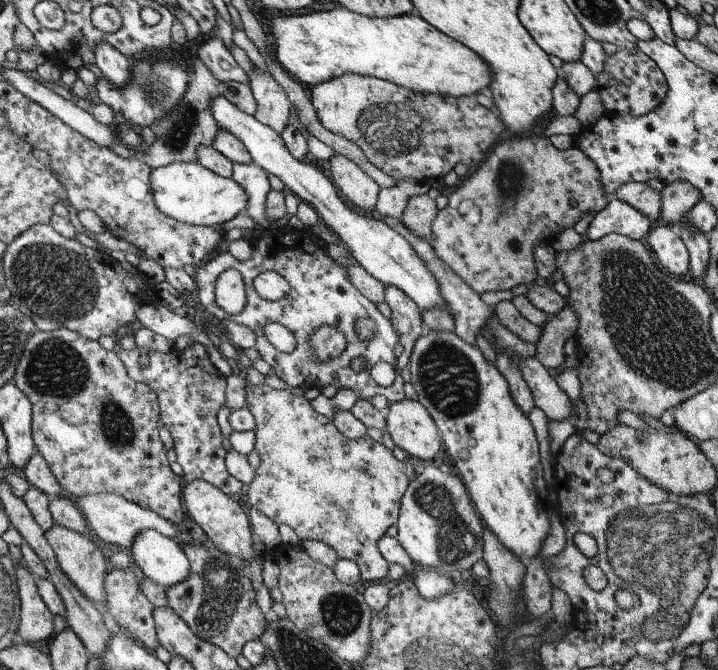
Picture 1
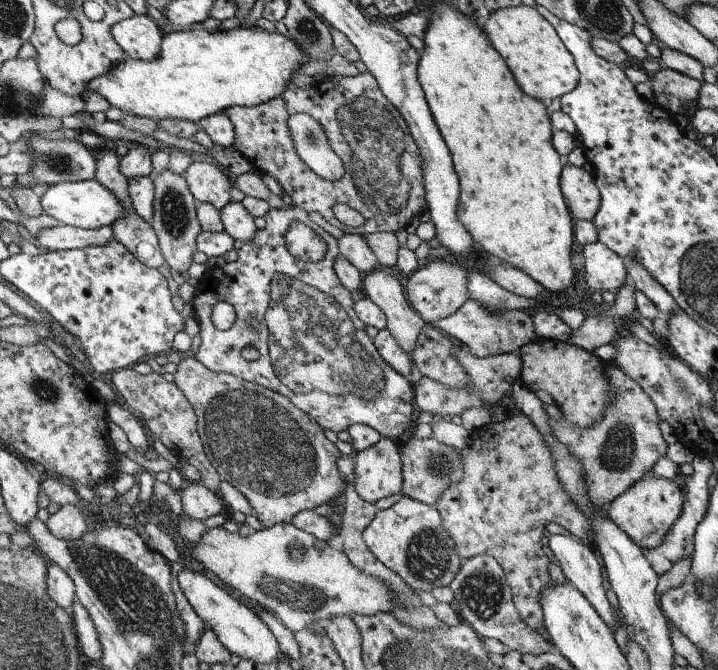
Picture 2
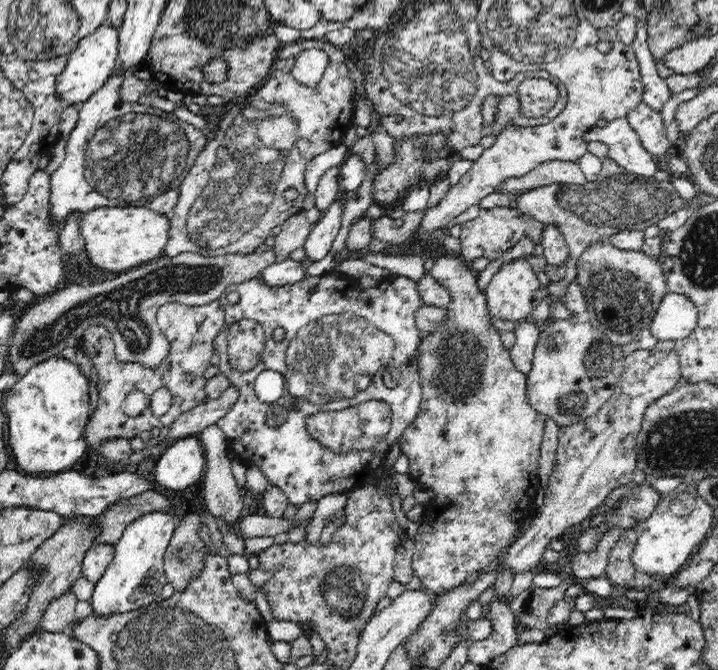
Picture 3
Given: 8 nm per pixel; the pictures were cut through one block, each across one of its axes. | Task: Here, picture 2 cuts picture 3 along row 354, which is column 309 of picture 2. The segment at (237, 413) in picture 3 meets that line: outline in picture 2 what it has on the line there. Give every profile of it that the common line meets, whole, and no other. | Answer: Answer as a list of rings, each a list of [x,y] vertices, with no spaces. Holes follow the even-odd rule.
[[[286,206],[285,209],[269,209],[264,214],[265,226],[261,229],[256,229],[253,238],[249,241],[240,241],[235,239],[232,243],[232,248],[235,249],[237,258],[235,261],[224,263],[222,267],[216,265],[210,266],[206,269],[205,274],[199,278],[198,284],[195,286],[194,295],[189,301],[189,306],[193,312],[193,317],[196,320],[198,326],[198,335],[200,338],[199,346],[193,357],[197,359],[205,368],[216,373],[225,373],[235,376],[235,378],[242,378],[243,380],[257,383],[266,389],[272,390],[273,392],[279,393],[282,397],[287,398],[291,401],[293,406],[296,406],[302,413],[307,414],[309,418],[312,418],[317,424],[323,429],[328,428],[333,432],[339,432],[340,430],[346,429],[348,426],[354,424],[362,424],[370,426],[375,432],[378,432],[382,437],[388,439],[397,438],[401,436],[411,420],[416,414],[415,404],[413,403],[414,391],[413,384],[410,383],[405,377],[396,373],[382,358],[379,356],[377,349],[372,343],[372,339],[365,333],[366,326],[355,316],[353,305],[354,300],[352,294],[339,282],[335,271],[333,270],[332,264],[335,257],[338,255],[338,248],[336,239],[331,237],[325,230],[321,229],[317,224],[313,223],[307,218],[307,213],[300,208],[295,206]],[[293,222],[303,223],[308,226],[317,236],[320,236],[326,242],[326,251],[324,252],[323,258],[317,262],[303,261],[292,257],[285,248],[284,234],[289,228],[288,224]],[[217,302],[227,302],[233,307],[235,322],[227,330],[216,329],[209,316],[211,316],[211,307]],[[245,346],[252,346],[258,352],[258,357],[255,360],[245,360],[240,355],[240,350]]]

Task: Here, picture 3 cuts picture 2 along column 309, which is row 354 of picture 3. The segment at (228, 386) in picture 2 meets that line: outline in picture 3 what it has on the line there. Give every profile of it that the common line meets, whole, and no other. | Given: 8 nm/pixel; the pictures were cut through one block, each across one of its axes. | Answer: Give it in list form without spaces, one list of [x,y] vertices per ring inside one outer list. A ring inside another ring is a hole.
[[[442,254],[436,259],[436,262],[429,270],[438,283],[450,290],[452,294],[452,302],[448,306],[448,316],[444,320],[444,324],[429,334],[425,334],[420,346],[418,346],[418,373],[420,373],[420,384],[422,385],[423,397],[421,400],[420,410],[414,418],[414,422],[404,430],[402,434],[405,439],[401,450],[408,455],[410,468],[408,475],[421,488],[430,489],[434,492],[434,500],[424,505],[424,514],[418,526],[418,532],[413,537],[414,555],[413,555],[413,571],[420,578],[423,584],[434,590],[435,593],[443,593],[448,589],[457,587],[465,582],[470,574],[482,572],[484,568],[489,567],[493,562],[498,560],[500,554],[508,551],[511,546],[519,538],[517,533],[521,530],[524,521],[535,513],[535,503],[538,503],[539,480],[538,465],[540,448],[544,432],[546,432],[546,420],[543,414],[534,410],[528,399],[528,385],[526,385],[527,375],[518,370],[511,359],[511,354],[504,349],[502,341],[500,341],[499,332],[493,327],[490,321],[489,312],[487,311],[486,294],[480,293],[477,286],[477,269],[469,267],[463,260],[456,255]]]

